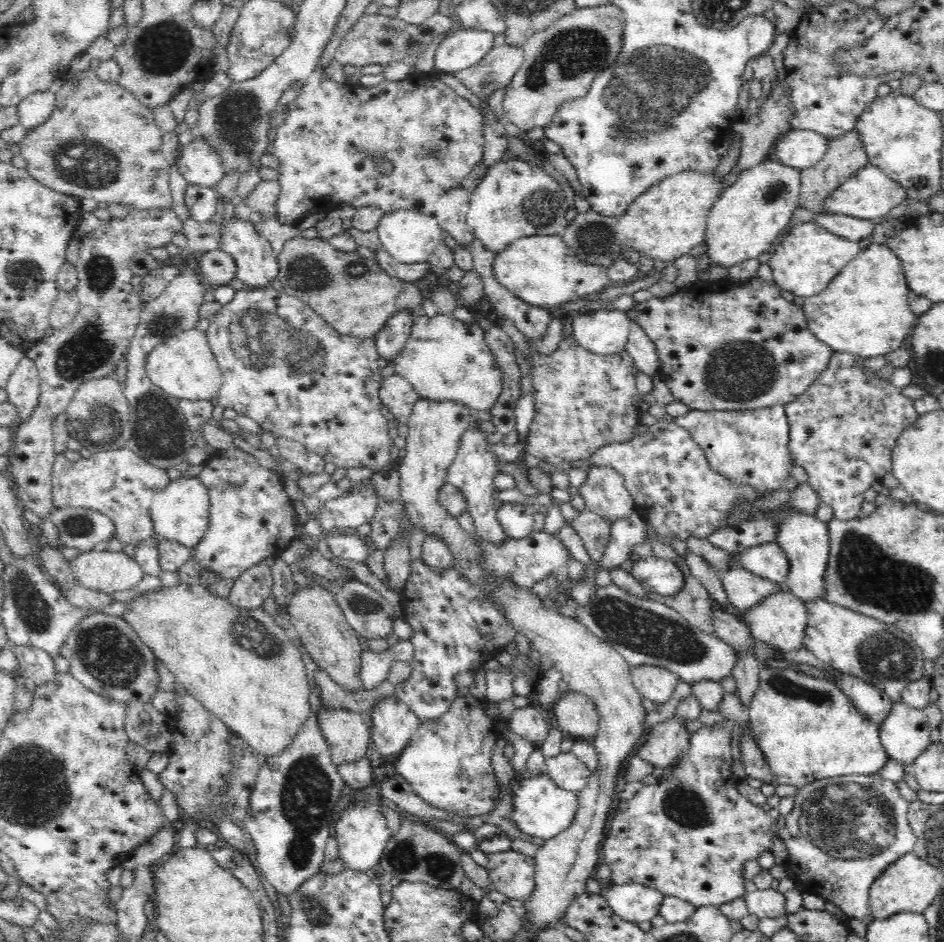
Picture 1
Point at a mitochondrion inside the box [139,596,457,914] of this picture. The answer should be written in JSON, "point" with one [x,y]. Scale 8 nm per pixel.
{"point":[307,788]}

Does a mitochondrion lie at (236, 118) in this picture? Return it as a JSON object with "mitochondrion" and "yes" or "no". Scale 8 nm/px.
{"mitochondrion":"yes"}

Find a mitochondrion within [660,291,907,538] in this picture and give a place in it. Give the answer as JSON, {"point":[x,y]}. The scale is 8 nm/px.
{"point":[741,373]}

